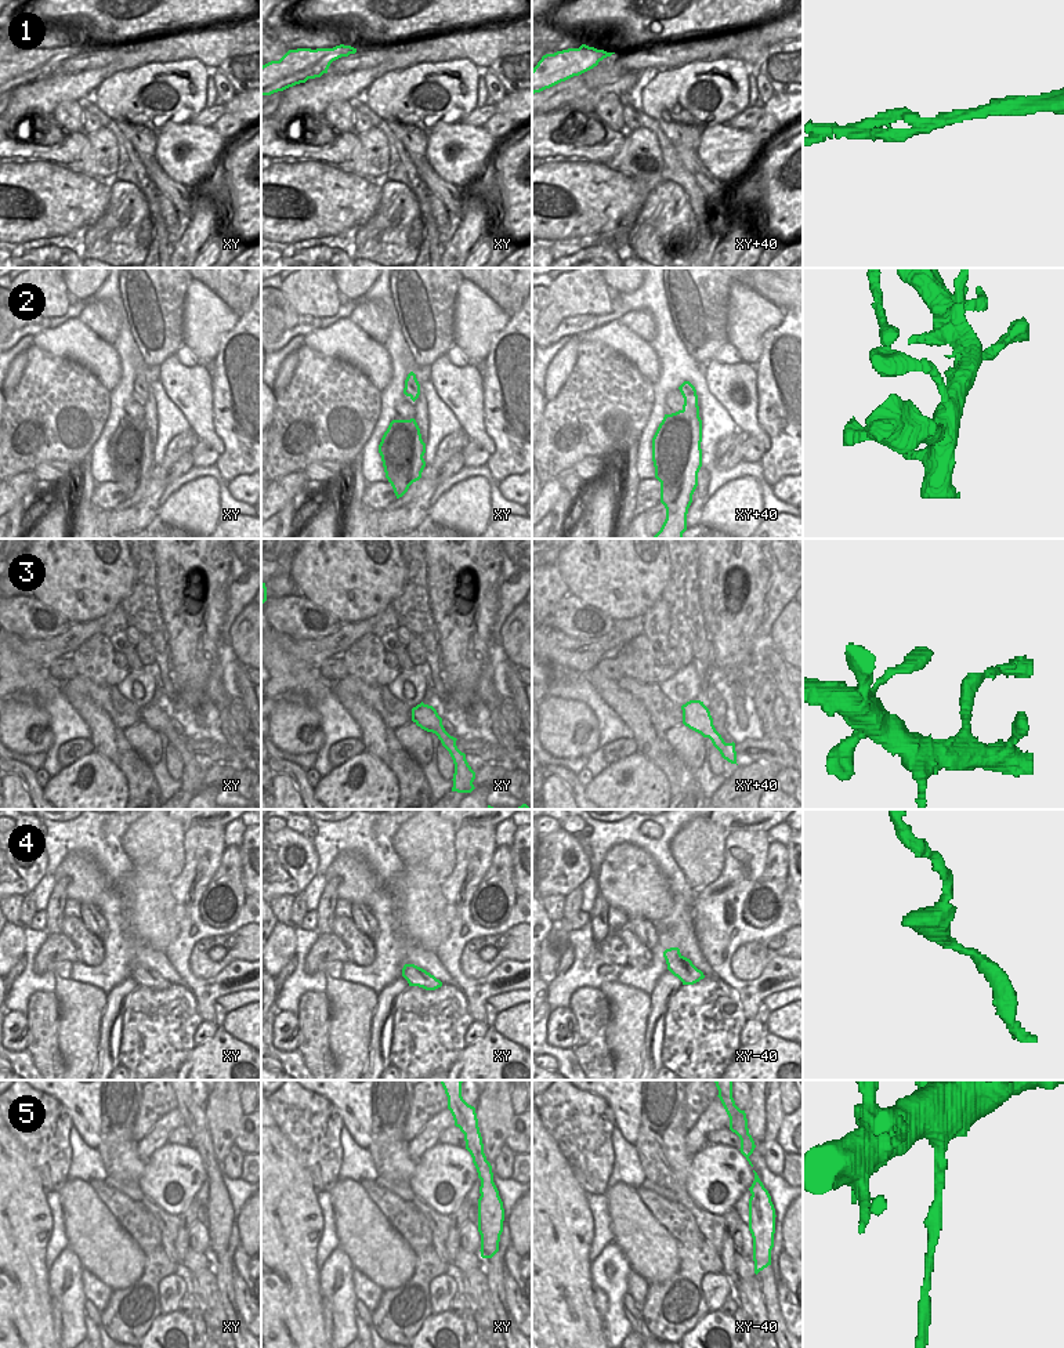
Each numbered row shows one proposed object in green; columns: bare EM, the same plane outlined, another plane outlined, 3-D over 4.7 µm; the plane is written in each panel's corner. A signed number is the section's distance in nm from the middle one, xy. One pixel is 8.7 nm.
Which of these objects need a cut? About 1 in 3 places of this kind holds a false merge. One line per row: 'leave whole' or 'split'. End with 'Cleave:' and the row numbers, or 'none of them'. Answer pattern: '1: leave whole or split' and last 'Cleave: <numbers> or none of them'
1: leave whole
2: leave whole
3: leave whole
4: leave whole
5: split
Cleave: 5

